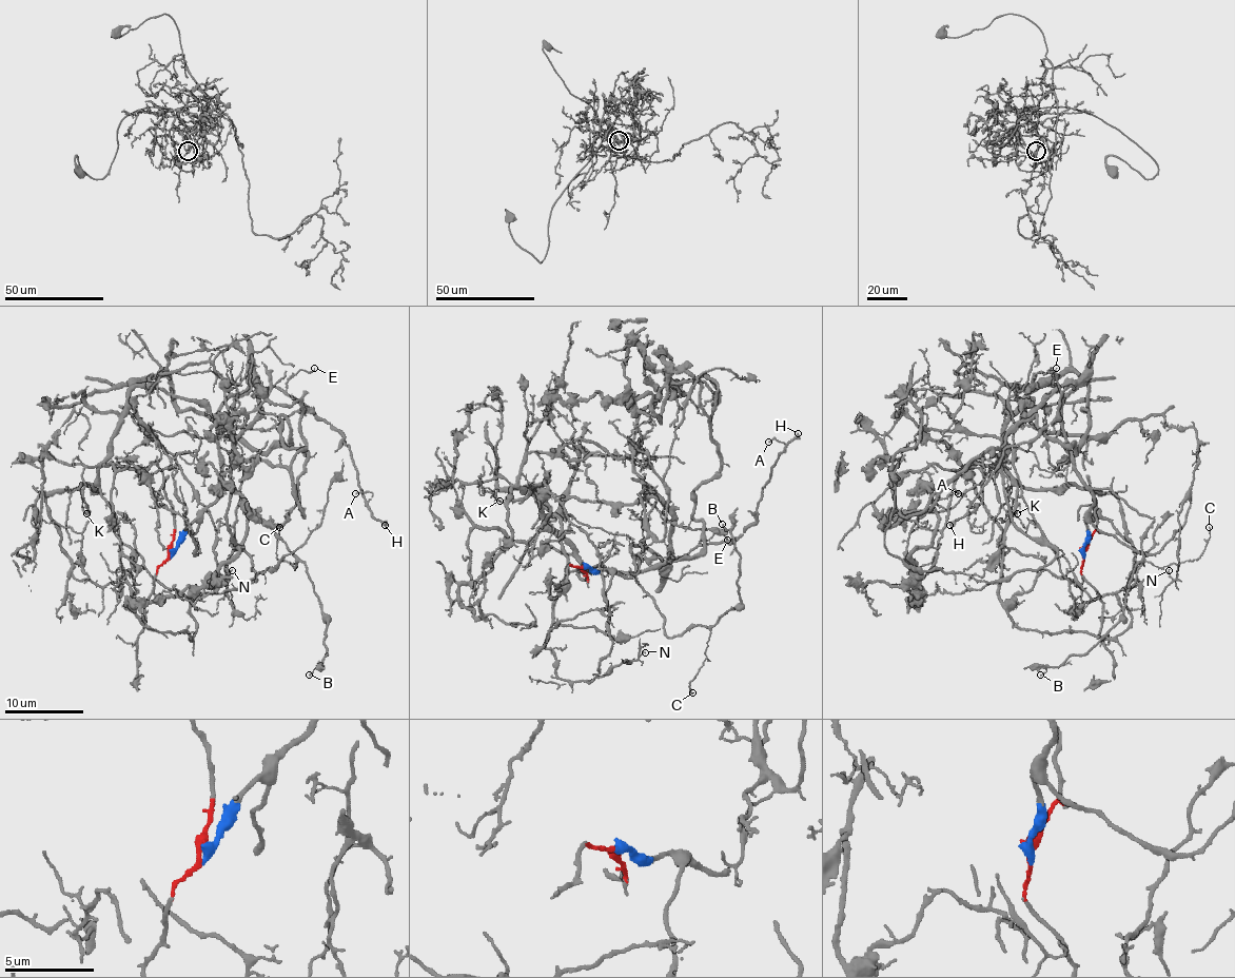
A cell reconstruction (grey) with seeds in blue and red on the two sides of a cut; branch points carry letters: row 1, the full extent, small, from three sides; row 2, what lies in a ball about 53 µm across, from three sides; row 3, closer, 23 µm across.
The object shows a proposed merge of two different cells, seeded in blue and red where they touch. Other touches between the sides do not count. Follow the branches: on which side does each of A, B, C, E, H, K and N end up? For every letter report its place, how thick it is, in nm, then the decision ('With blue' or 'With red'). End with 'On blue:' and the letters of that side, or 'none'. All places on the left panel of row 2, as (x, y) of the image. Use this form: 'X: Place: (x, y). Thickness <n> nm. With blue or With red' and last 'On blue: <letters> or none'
A: Place: (355, 493). Thickness 150 nm. With blue
B: Place: (309, 675). Thickness 130 nm. With blue
C: Place: (279, 527). Thickness 100 nm. With blue
E: Place: (314, 368). Thickness 110 nm. With blue
H: Place: (385, 525). Thickness 380 nm. With blue
K: Place: (86, 513). Thickness 130 nm. With red
N: Place: (232, 570). Thickness 130 nm. With red
On blue: A, B, C, E, H

